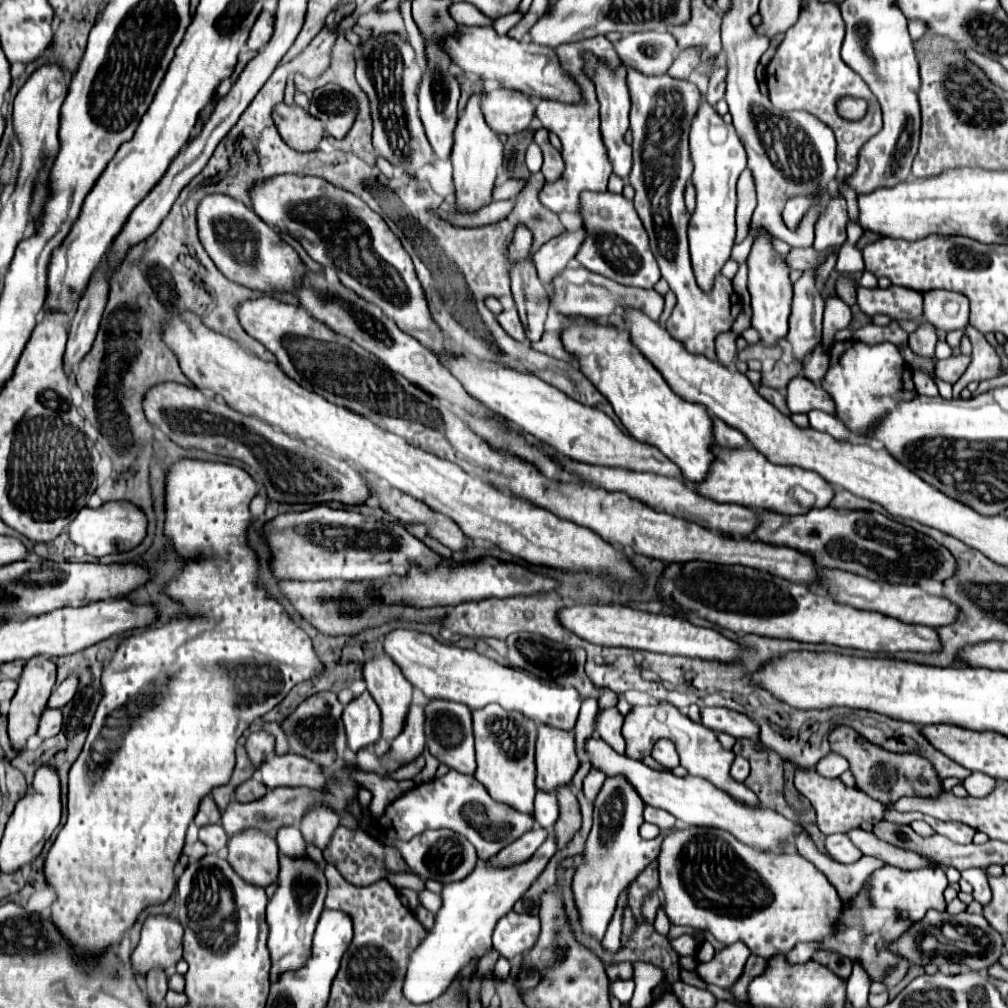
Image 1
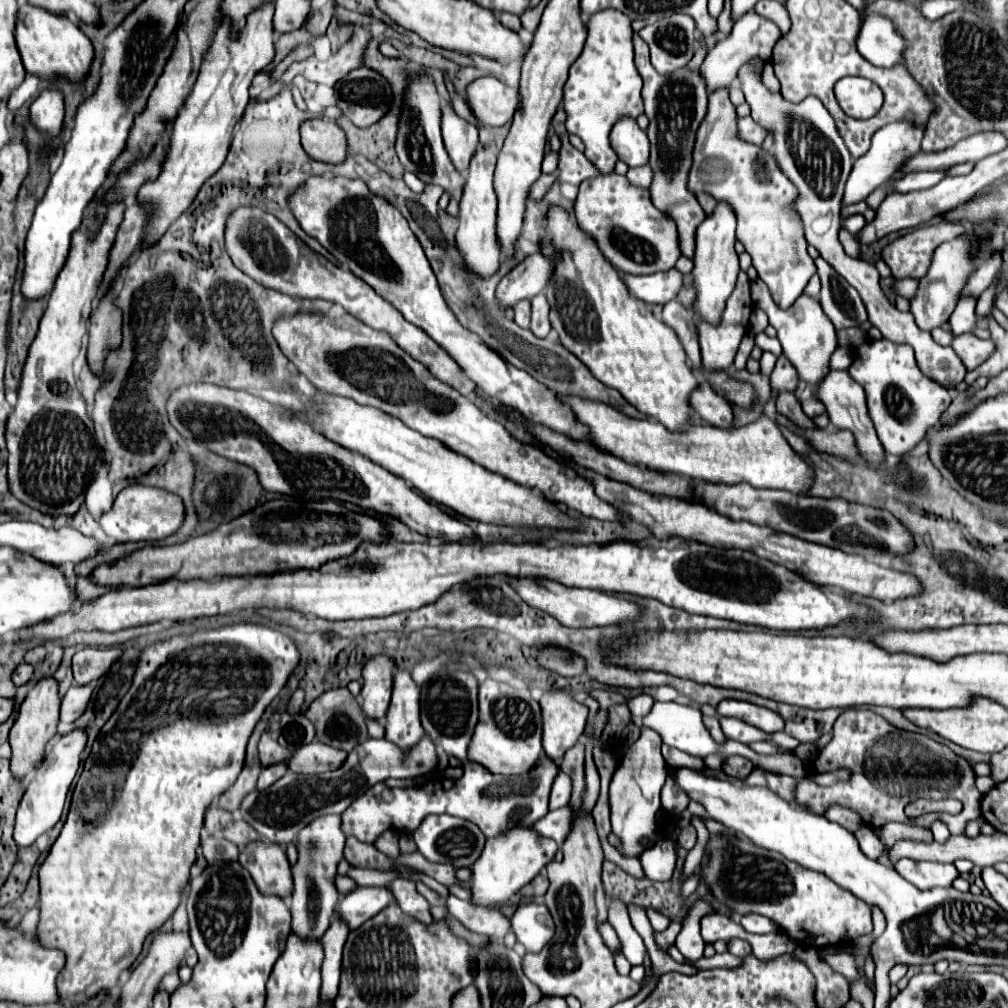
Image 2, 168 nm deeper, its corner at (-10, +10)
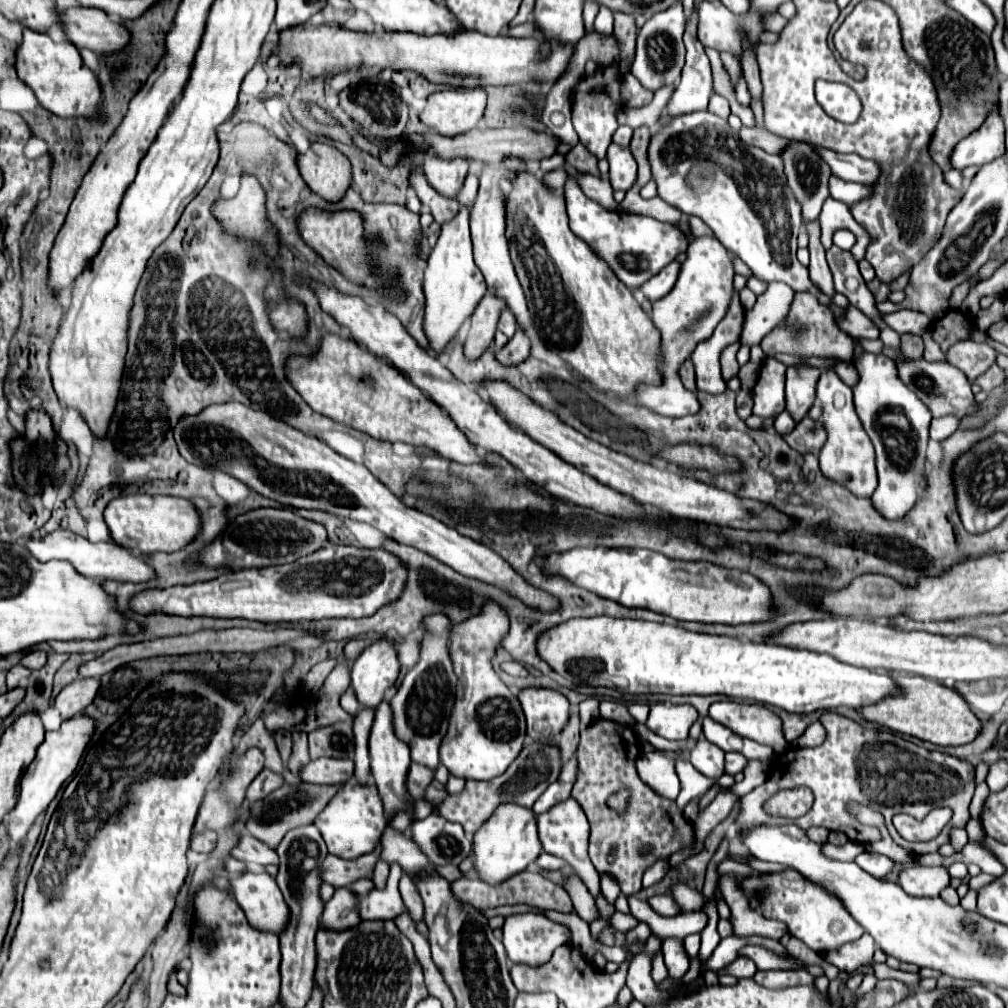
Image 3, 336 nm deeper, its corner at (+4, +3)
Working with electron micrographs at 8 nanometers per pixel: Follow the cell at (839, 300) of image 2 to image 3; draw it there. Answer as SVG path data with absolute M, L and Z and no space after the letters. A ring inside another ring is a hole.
M848 307L846 317L838 321L838 327L858 339L878 339L880 337L880 329L856 307Z

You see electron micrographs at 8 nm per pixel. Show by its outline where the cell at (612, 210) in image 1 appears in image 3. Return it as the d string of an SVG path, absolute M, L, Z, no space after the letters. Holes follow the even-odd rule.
M568 179L564 185L566 209L570 217L570 229L582 241L586 241L618 275L618 279L632 291L642 287L650 277L654 277L662 267L676 259L678 253L686 251L688 239L686 235L670 223L660 223L652 217L630 215L630 213L614 213L588 199L578 187L576 179Z

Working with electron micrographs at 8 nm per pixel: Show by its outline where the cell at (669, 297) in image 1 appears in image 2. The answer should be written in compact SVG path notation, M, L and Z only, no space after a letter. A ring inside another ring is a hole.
M672 300L664 306L662 310L662 322L666 326L672 326L674 332L678 332L678 340L682 342L686 354L688 354L688 360L690 360L690 366L694 372L698 372L698 366L700 366L700 346L698 346L698 338L696 338L696 324L690 316L690 312L684 310L684 306L678 302L678 300Z

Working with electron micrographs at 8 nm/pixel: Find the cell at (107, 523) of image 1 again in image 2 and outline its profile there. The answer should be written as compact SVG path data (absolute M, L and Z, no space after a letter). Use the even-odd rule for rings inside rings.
M134 484L124 488L112 508L108 512L104 512L98 518L98 524L102 526L102 530L106 532L106 536L118 544L122 542L154 542L154 540L164 540L166 536L170 536L172 532L176 532L180 528L184 520L184 506L182 500L162 488L150 488L144 484Z

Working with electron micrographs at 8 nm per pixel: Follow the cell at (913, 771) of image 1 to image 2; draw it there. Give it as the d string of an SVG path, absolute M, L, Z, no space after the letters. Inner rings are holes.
M864 706L846 708L838 716L832 740L818 754L814 764L814 772L828 772L830 768L838 766L846 766L852 770L852 778L848 782L838 782L828 788L814 784L806 776L798 780L796 800L800 804L806 804L806 808L816 814L824 814L828 804L836 802L856 810L862 816L864 824L868 824L870 828L882 828L888 822L906 822L930 828L930 822L934 818L946 818L946 814L908 818L904 814L906 802L918 798L956 798L964 804L964 808L958 816L950 816L950 834L964 834L966 824L980 818L982 794L976 790L972 768L964 758L956 756L948 746L942 746L928 736L894 728L882 716L874 714Z

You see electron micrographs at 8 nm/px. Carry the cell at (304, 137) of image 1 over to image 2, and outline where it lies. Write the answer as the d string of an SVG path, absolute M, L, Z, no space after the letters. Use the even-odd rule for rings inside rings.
M324 118L304 120L300 124L302 146L310 158L340 164L346 158L346 136L344 130Z

